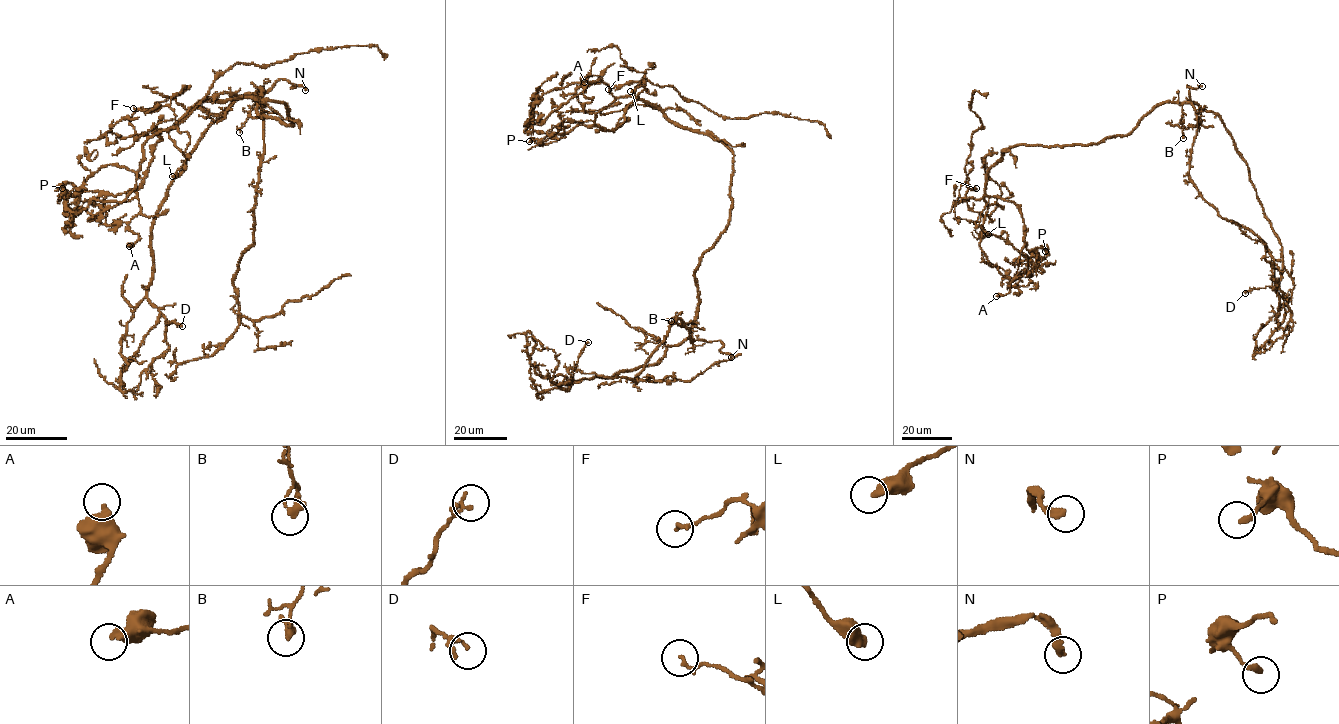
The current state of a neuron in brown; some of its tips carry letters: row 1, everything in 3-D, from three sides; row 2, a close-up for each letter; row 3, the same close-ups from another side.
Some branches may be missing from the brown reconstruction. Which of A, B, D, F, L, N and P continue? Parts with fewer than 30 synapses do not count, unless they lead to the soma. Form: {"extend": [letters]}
{"extend": ["N"]}

